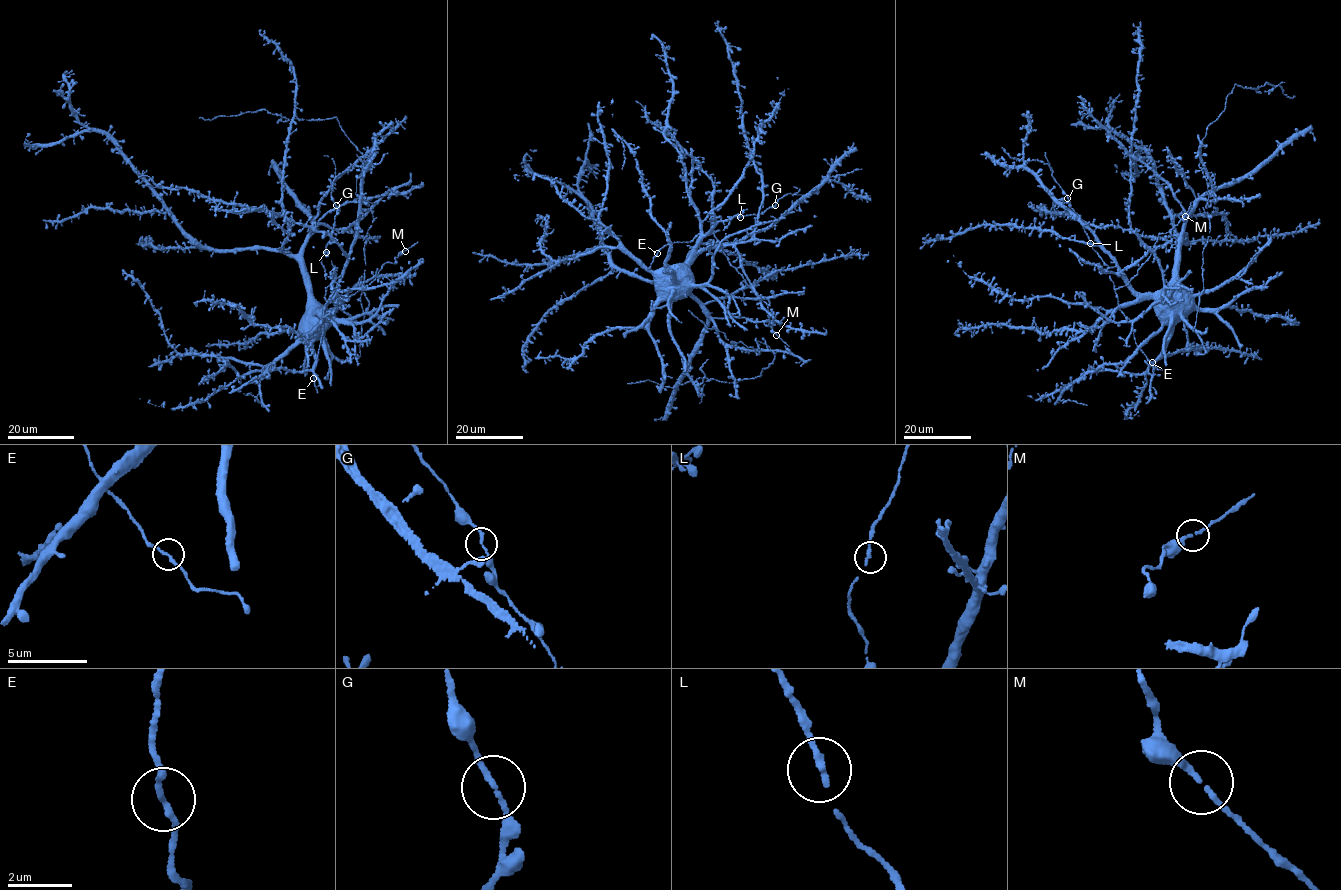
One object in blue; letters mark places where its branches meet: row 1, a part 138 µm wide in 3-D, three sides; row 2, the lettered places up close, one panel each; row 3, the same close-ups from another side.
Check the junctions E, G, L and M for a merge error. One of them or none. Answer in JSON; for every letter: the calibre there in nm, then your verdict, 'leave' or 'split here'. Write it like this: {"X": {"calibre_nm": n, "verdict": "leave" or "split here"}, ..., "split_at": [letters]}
{"E": {"calibre_nm": 180, "verdict": "leave"}, "G": {"calibre_nm": 150, "verdict": "leave"}, "L": {"calibre_nm": 160, "verdict": "leave"}, "M": {"calibre_nm": 180, "verdict": "leave"}, "split_at": []}

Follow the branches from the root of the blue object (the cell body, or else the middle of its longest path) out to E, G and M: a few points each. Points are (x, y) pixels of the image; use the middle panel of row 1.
E: (674, 271), (664, 264), (668, 245), (657, 253)
G: (674, 271), (704, 250), (736, 243), (759, 231), (835, 176), (824, 178), (810, 194), (785, 194), (776, 205)
M: (674, 271), (707, 249), (732, 245), (753, 290), (767, 305), (769, 323), (777, 334)

